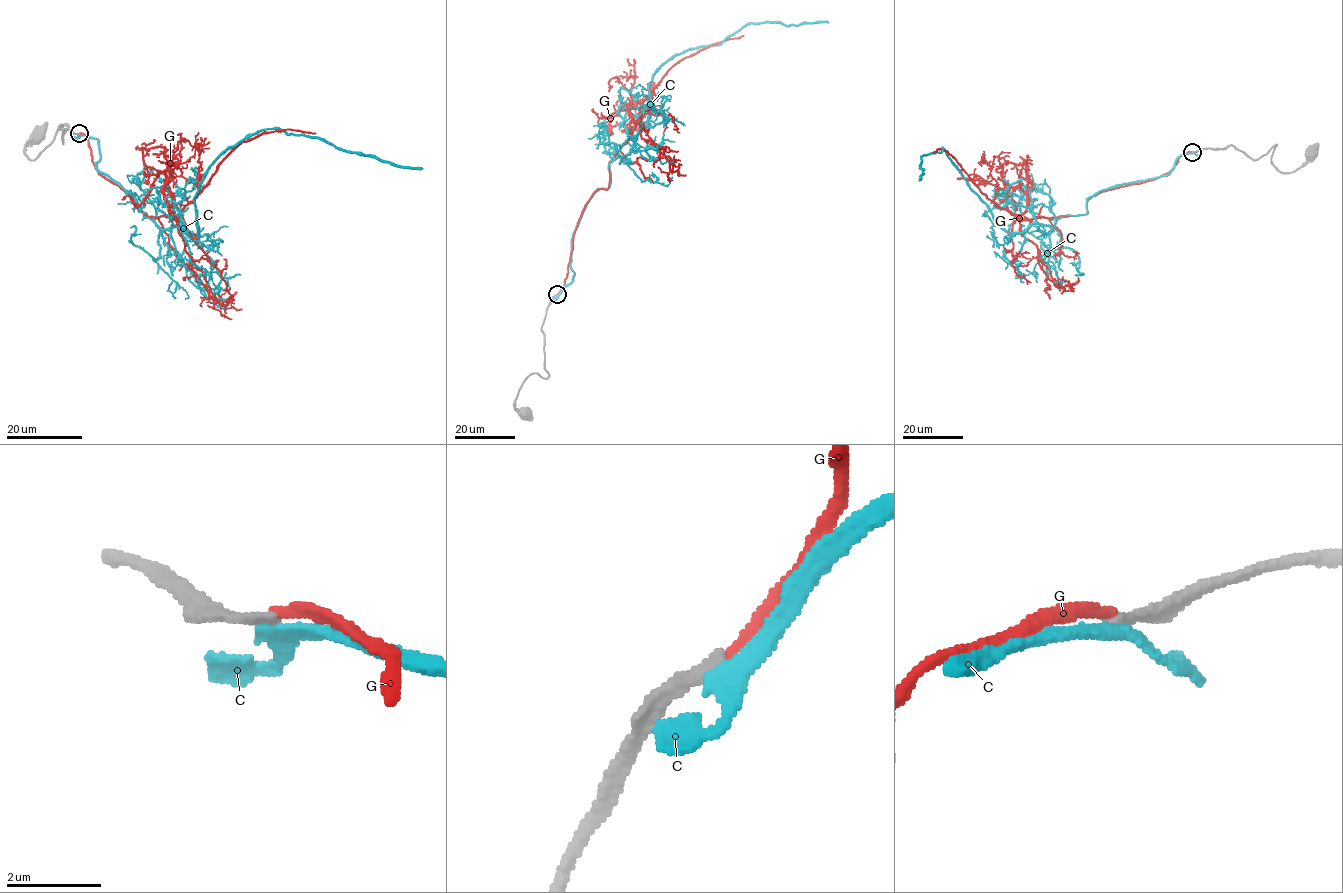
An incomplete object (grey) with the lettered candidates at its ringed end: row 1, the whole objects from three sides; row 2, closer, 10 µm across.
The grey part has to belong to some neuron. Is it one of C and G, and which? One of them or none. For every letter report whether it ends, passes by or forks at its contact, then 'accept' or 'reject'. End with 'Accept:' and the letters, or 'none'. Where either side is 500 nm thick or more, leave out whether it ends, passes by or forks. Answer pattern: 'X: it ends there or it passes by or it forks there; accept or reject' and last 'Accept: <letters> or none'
C: it passes by; reject
G: it ends there; reject
Accept: none

